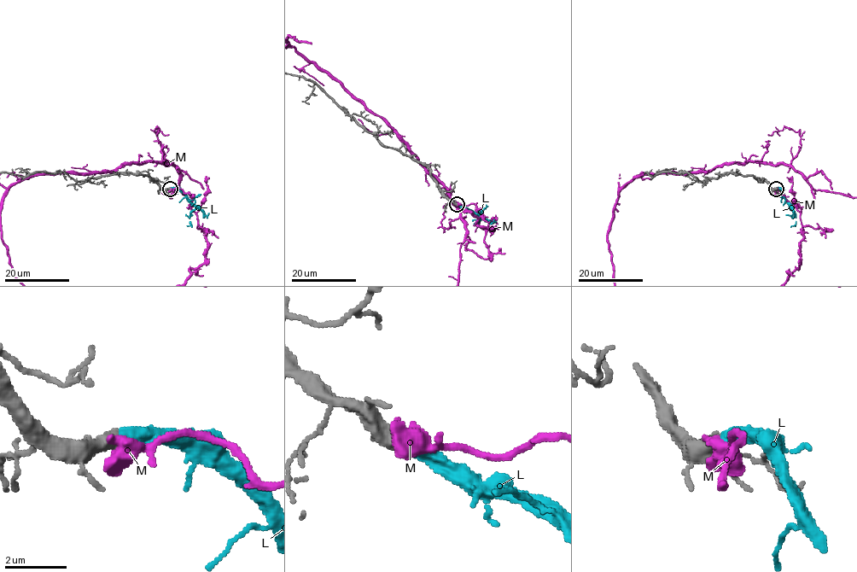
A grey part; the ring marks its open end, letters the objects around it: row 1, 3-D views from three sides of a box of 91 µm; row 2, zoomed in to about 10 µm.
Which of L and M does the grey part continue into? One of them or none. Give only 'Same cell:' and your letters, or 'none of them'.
Same cell: L

